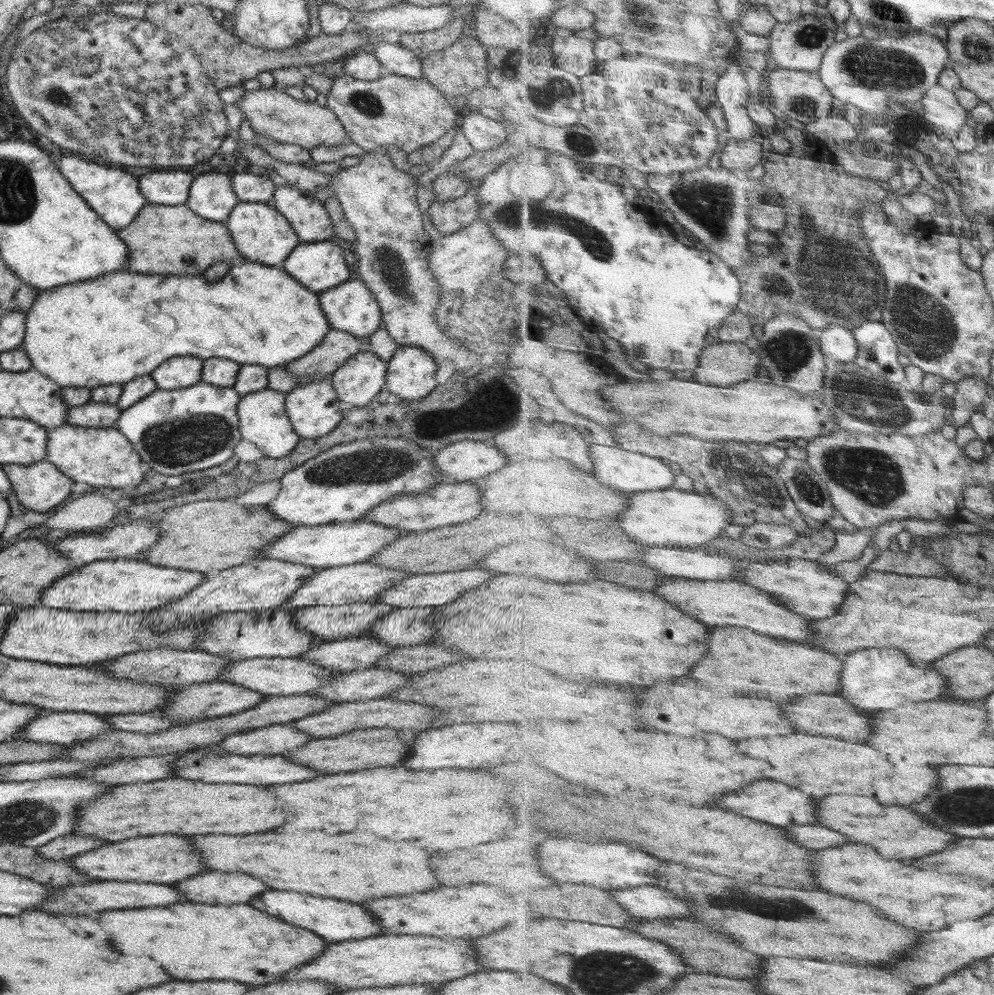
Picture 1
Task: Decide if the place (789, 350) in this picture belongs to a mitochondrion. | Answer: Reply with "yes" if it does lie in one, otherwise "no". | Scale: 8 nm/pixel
yes

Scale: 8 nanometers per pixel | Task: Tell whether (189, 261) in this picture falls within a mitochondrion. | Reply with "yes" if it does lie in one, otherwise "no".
no

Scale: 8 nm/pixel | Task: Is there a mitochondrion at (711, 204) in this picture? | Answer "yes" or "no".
yes

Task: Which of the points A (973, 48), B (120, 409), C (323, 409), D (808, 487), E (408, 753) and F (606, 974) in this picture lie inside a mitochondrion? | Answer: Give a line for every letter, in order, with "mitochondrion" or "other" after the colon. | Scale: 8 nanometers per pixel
A: mitochondrion
B: other
C: other
D: mitochondrion
E: other
F: mitochondrion

